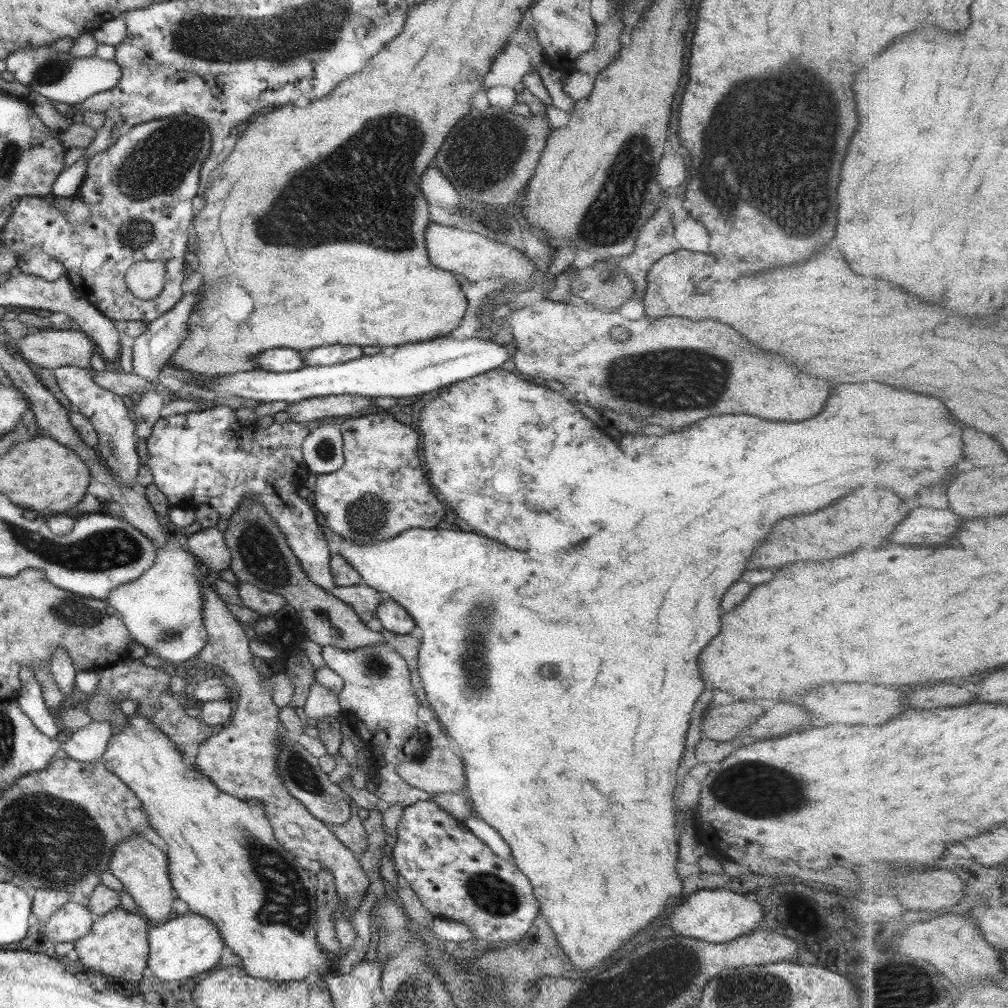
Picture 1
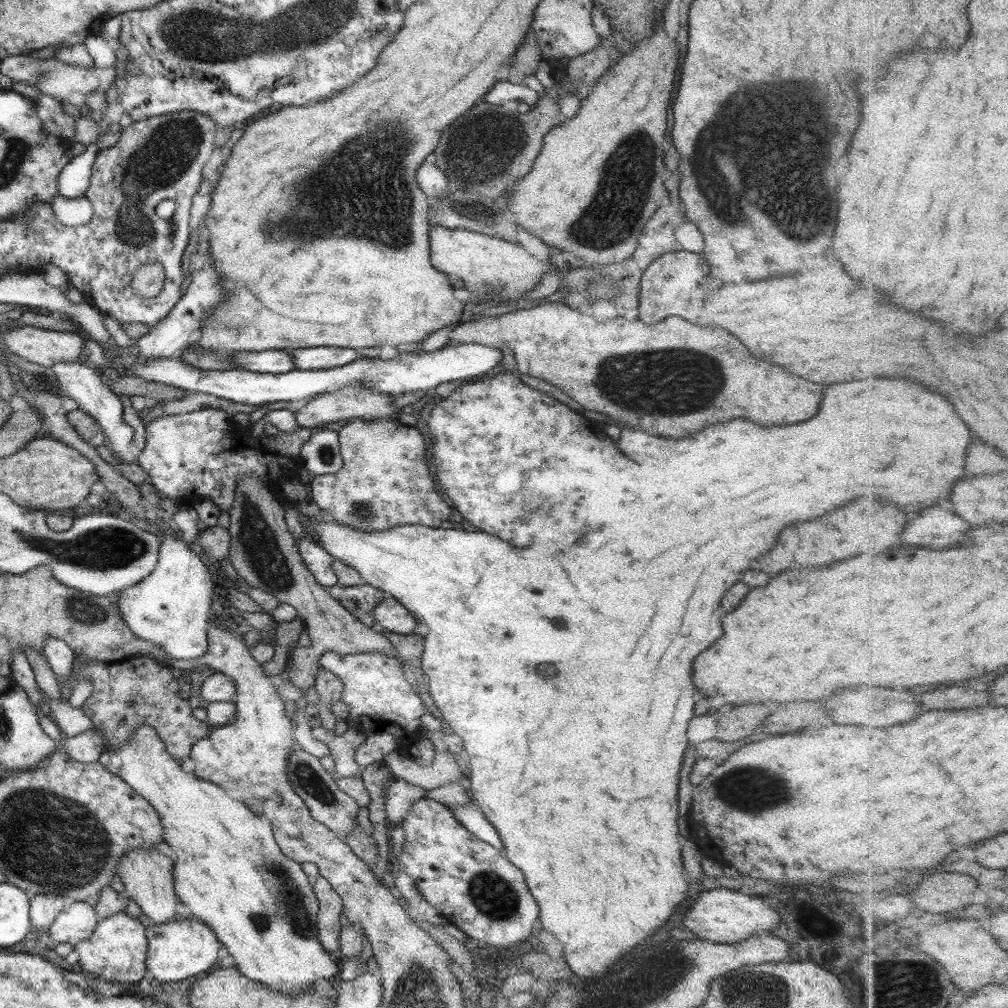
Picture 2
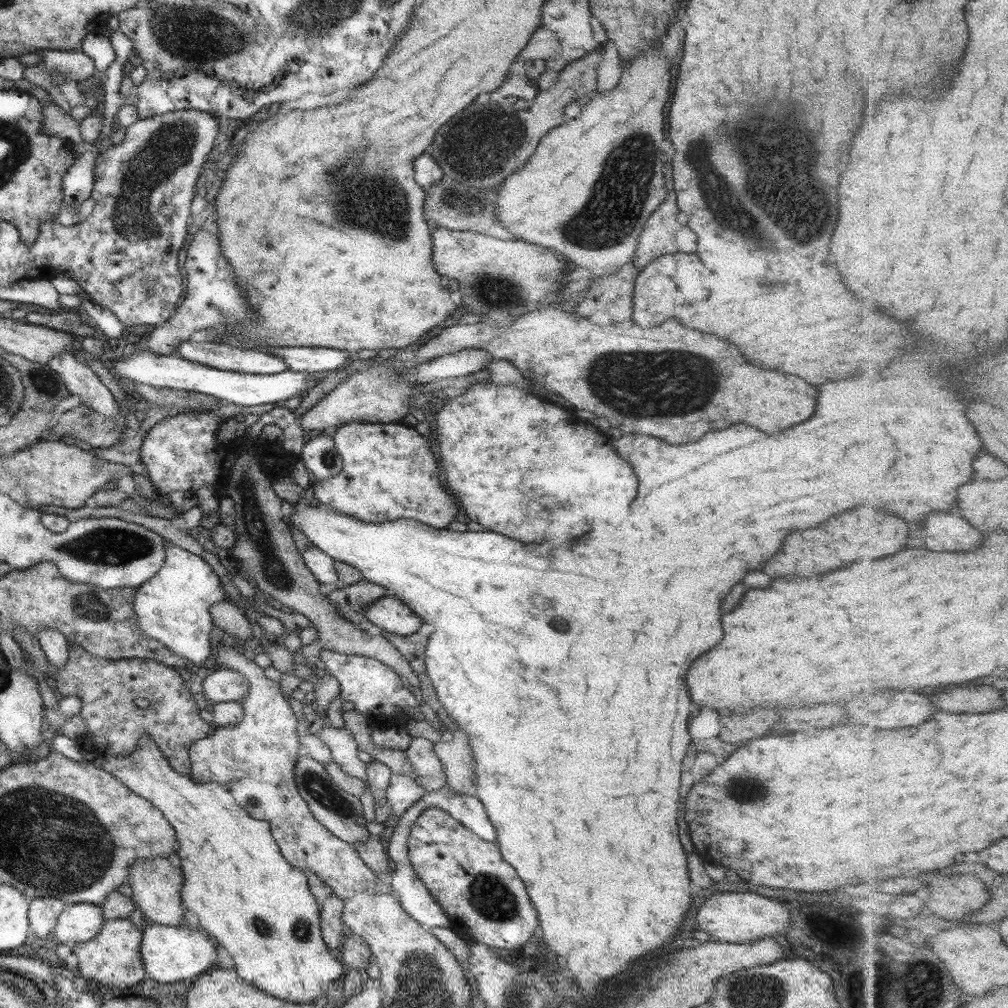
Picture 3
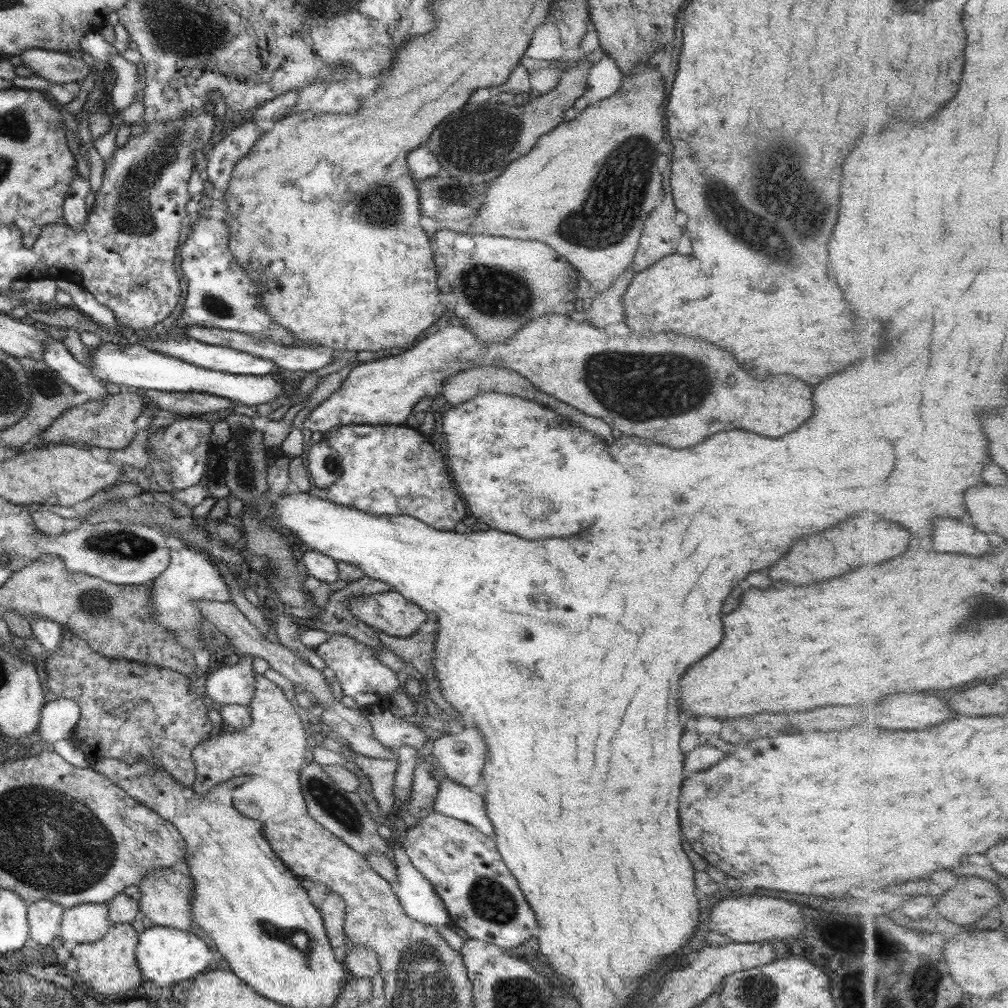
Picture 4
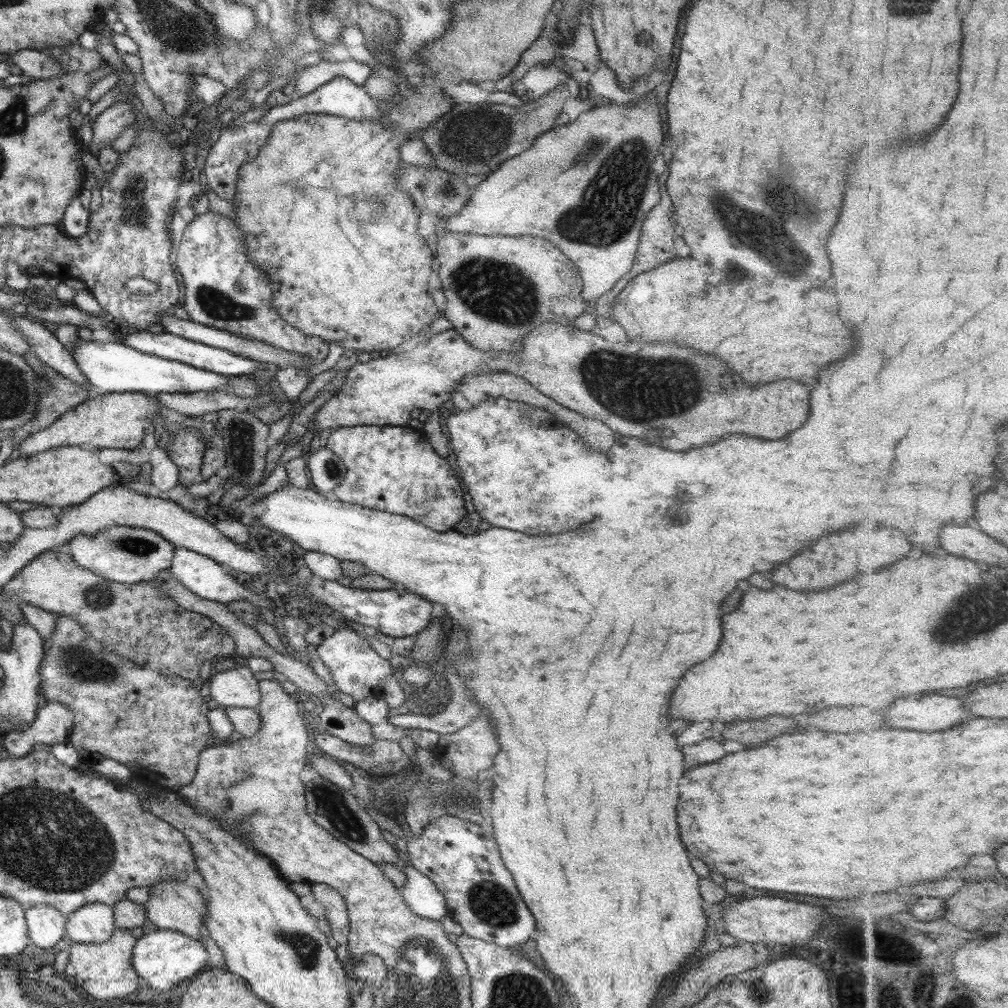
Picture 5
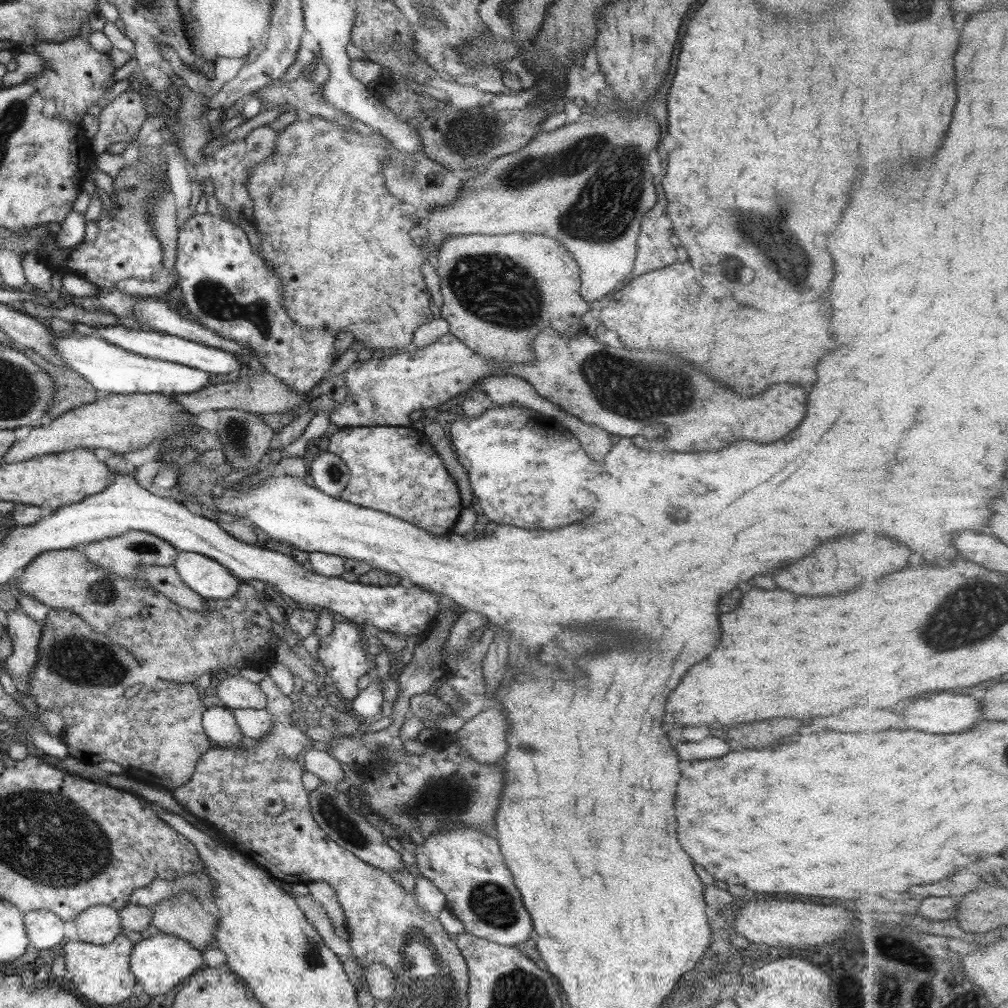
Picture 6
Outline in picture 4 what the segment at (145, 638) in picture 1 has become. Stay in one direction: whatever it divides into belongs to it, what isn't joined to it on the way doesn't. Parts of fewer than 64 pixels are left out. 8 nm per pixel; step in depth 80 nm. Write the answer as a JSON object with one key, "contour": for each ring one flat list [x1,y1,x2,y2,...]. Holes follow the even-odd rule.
{"contour":[[171,536,166,537,166,545,170,554,169,564,157,578,148,584,152,590,149,605,153,613,153,620,170,632,177,644,190,650,194,656,194,662,197,664,196,667,203,674,208,667,209,652,202,647,199,628,189,625,189,620,195,613,196,602,207,600,227,603,231,597,230,590,218,568,204,553,188,548]]}

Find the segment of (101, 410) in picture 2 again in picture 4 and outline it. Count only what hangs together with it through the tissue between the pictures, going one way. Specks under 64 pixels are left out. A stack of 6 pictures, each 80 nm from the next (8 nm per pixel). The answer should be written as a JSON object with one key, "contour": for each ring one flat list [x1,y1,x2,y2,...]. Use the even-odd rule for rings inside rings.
{"contour":[[49,339,44,344,41,359,75,392,84,392,89,400,100,399,107,394,103,385,92,375,88,367,77,362,61,341]]}

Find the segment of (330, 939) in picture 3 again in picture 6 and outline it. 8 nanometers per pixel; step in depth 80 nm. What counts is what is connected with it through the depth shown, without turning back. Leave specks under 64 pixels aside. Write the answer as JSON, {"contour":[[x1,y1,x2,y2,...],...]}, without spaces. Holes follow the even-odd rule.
{"contour":[[311,881,305,883,305,885,309,894,311,894,311,898,323,906,323,910,325,910,325,914,329,918,331,926,334,928,334,933,341,940,348,940,349,928,346,925,345,917,341,912,334,891,325,881]]}

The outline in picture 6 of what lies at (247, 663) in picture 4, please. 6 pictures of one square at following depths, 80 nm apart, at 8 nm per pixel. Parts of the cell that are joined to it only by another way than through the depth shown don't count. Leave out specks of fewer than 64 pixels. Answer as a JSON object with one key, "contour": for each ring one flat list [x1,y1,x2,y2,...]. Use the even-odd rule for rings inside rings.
{"contour":[[235,671,229,672,216,687,216,696,228,710,261,710,266,706,266,696,261,692,260,684,241,678]]}

